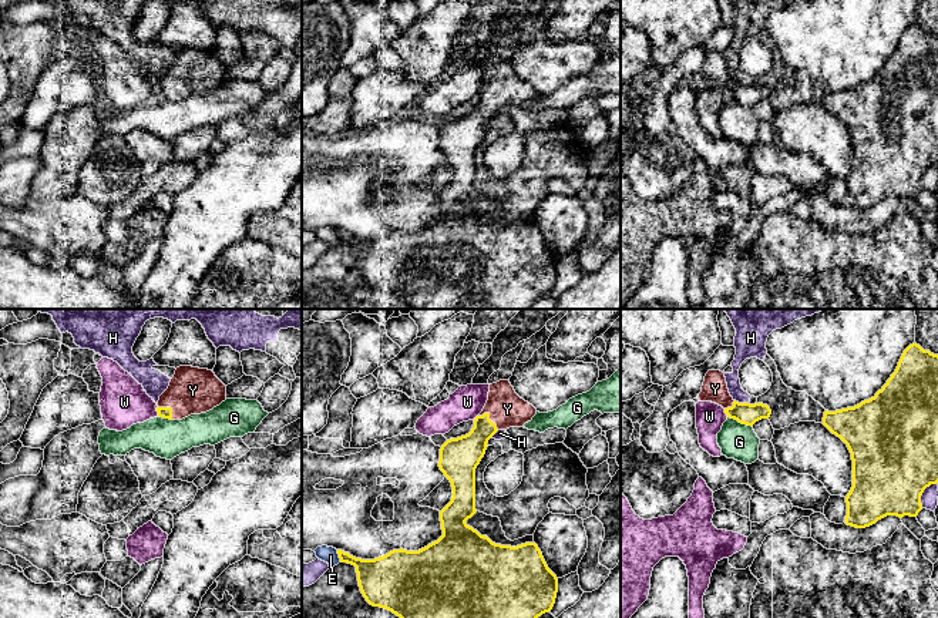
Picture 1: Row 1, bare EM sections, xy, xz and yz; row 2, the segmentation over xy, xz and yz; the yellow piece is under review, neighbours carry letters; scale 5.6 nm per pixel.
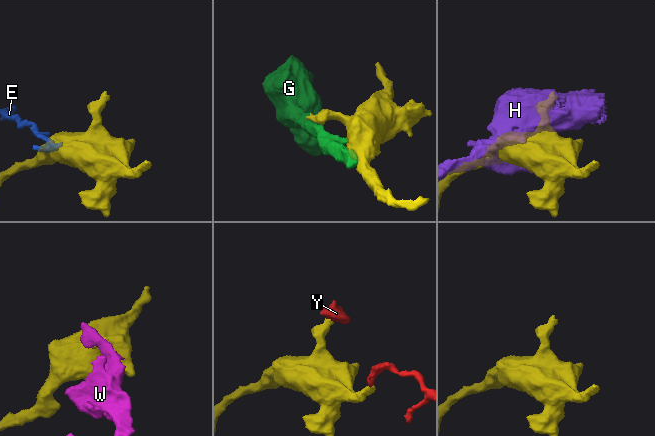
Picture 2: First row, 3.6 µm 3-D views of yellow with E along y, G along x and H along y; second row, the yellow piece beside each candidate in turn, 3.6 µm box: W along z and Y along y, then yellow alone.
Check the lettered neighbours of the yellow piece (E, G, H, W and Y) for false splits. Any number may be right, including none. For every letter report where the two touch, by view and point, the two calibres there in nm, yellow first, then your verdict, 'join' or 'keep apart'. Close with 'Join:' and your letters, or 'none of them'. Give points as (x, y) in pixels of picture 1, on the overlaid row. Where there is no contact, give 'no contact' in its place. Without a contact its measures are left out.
E: meets yellow in xz at (339, 556); 220 nm thick on the yellow side, 90 nm on the other; keep apart
G: meets yellow in yz at (740, 422); 120 nm thick on the yellow side, 200 nm on the other; keep apart
H: meets yellow in yz at (742, 403); 120 nm thick on the yellow side, 80 nm on the other; keep apart
W: meets yellow in xy at (157, 410); 60 nm thick on the yellow side, 260 nm on the other; keep apart
Y: meets yellow in xz at (488, 417); 200 nm thick on the yellow side, 200 nm on the other; join
Join: Y

